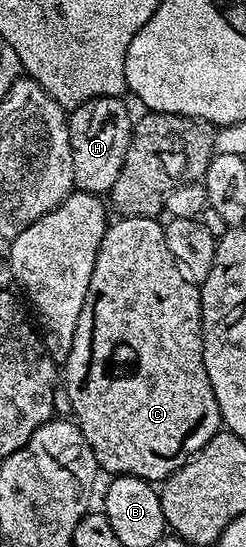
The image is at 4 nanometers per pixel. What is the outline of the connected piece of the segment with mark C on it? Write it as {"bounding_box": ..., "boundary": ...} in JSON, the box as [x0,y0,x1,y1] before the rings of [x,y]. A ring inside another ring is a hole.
{"bounding_box":[63,216,223,482],"boundary":[[[121,216],[108,225],[102,244],[95,258],[94,270],[91,271],[90,288],[78,325],[75,326],[74,341],[71,342],[70,357],[63,365],[63,392],[69,395],[69,404],[73,407],[72,415],[81,427],[83,438],[91,446],[97,459],[98,469],[109,471],[113,476],[138,476],[150,482],[164,482],[172,472],[177,472],[189,463],[197,453],[211,442],[211,438],[222,431],[223,421],[215,390],[211,390],[211,378],[207,378],[207,366],[203,362],[203,338],[201,337],[201,289],[198,285],[187,282],[179,274],[171,250],[167,250],[165,224],[151,216]]]}

